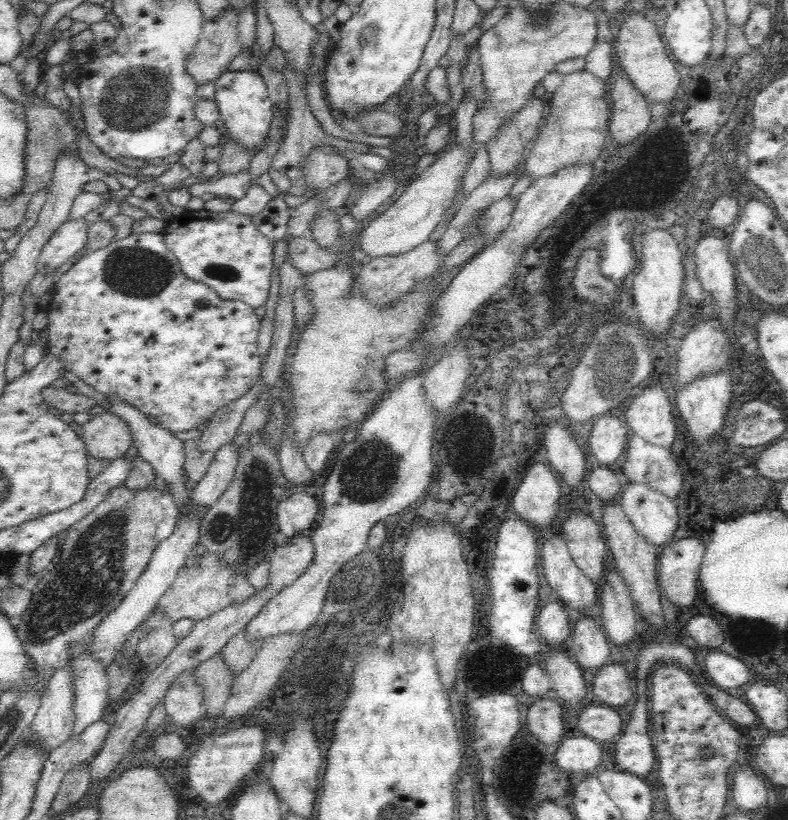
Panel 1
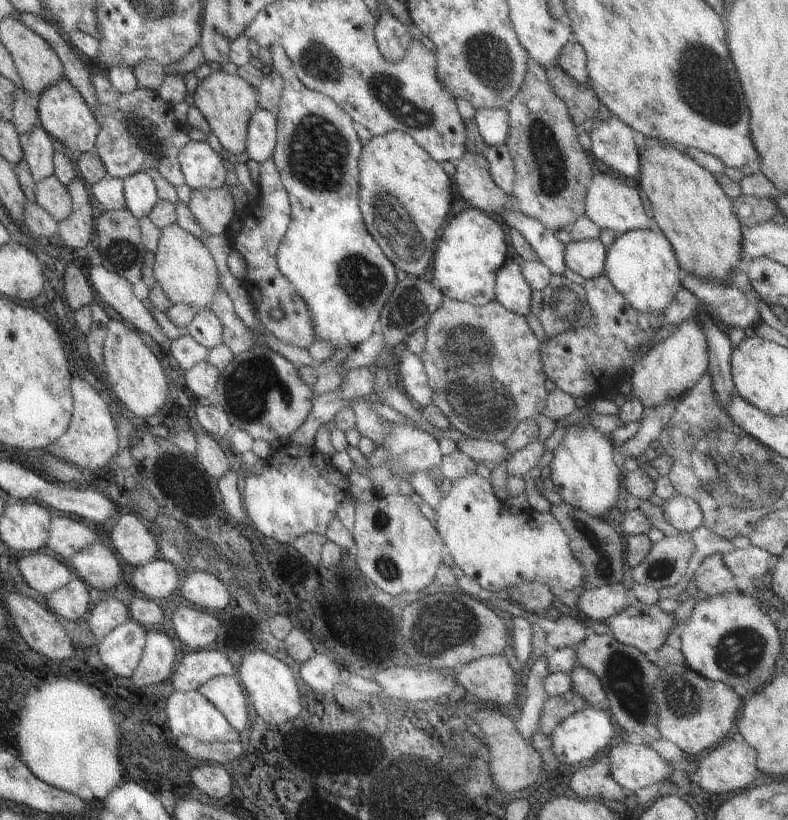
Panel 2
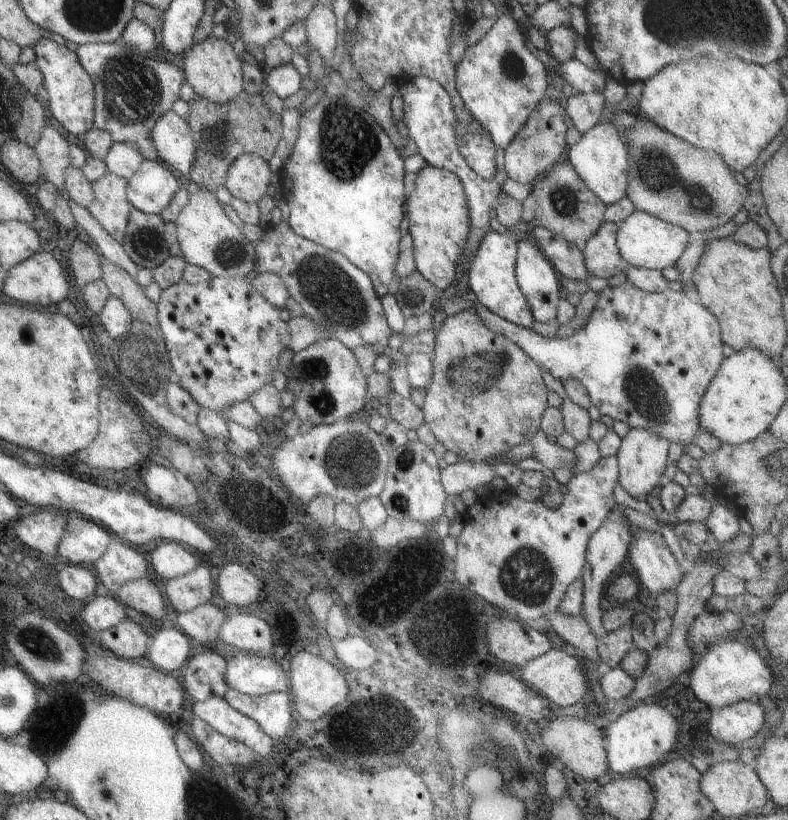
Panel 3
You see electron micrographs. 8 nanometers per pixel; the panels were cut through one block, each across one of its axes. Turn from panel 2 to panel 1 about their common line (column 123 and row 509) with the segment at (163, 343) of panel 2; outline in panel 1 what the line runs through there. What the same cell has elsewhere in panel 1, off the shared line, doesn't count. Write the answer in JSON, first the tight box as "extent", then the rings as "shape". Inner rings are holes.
{"extent":[279,492,320,538],"shape":[[[307,492],[296,493],[288,500],[280,502],[279,529],[288,538],[294,538],[298,534],[312,530],[312,526],[318,522],[318,516],[320,516],[318,498],[308,495]]]}

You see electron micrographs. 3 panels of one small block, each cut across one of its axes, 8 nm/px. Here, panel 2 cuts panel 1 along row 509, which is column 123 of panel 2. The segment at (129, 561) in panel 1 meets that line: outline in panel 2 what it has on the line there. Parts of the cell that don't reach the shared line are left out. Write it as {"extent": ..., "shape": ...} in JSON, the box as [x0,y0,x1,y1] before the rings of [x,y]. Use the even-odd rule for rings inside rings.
{"extent":[90,73,189,186],"shape":[[[90,73],[91,88],[96,94],[96,123],[98,132],[94,141],[96,153],[103,163],[106,176],[123,177],[131,173],[155,169],[171,186],[184,184],[177,162],[179,149],[189,142],[183,124],[173,116],[172,104],[163,102],[157,90],[136,86],[129,94],[118,94],[107,76]]]}

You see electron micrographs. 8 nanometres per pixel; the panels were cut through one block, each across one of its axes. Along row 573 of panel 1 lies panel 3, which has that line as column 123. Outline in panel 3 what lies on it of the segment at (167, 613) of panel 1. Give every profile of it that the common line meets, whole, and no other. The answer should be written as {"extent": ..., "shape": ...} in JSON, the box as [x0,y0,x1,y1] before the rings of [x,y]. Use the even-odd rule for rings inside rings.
{"extent":[86,171,131,243],"shape":[[[108,171],[91,181],[93,200],[86,206],[95,222],[118,243],[123,240],[131,204],[125,200],[125,187],[128,179],[119,178]]]}

